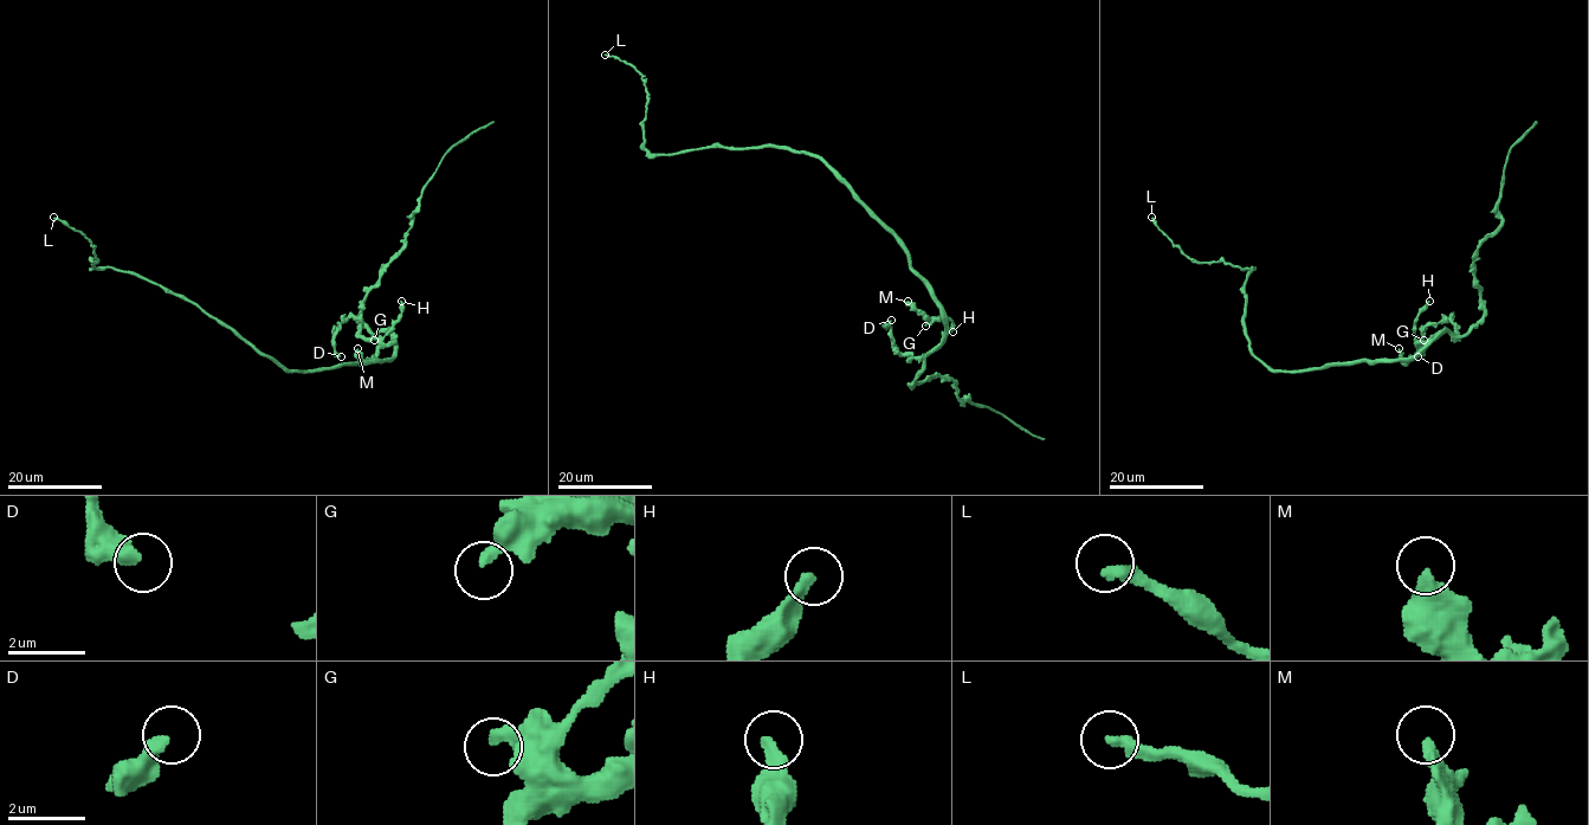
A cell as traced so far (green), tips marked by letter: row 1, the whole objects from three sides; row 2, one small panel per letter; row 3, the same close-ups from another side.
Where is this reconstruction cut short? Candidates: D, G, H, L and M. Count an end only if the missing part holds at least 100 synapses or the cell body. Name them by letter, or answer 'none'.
none

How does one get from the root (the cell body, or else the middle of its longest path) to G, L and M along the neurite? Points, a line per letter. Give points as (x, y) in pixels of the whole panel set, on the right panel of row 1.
G: (1336, 362), (1410, 360), (1425, 345), (1416, 342), (1423, 340)
L: (1336, 362), (1298, 371), (1266, 367), (1250, 350), (1244, 328), (1244, 283), (1251, 266), (1192, 260), (1151, 217)
M: (1336, 362), (1410, 360), (1425, 343), (1419, 341), (1418, 353), (1405, 362), (1399, 348)

